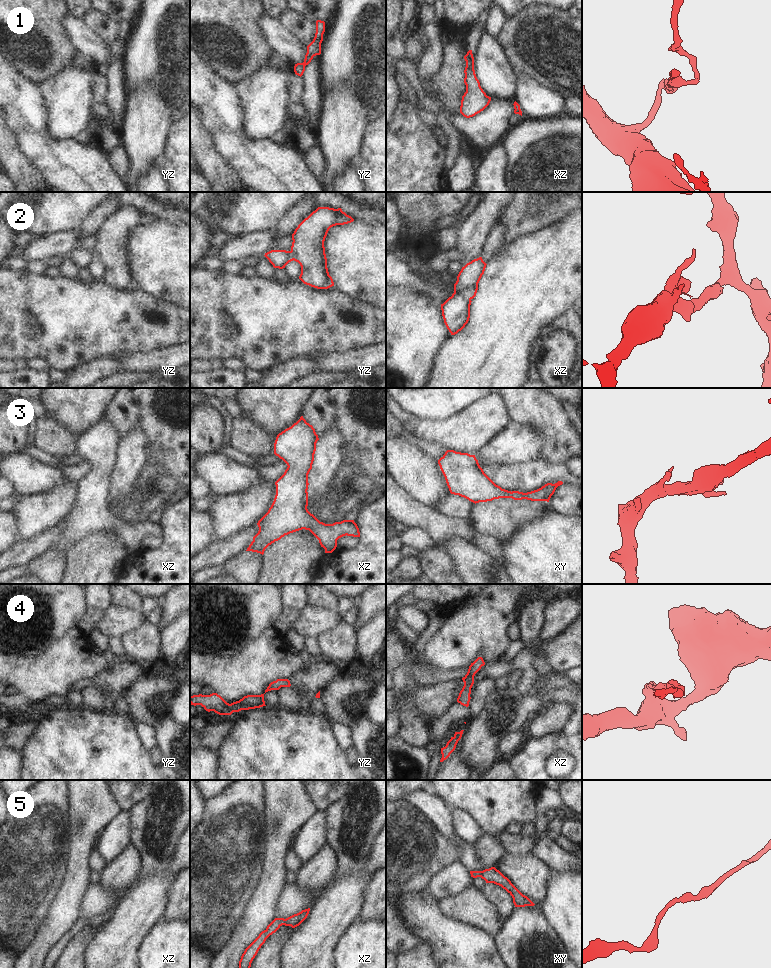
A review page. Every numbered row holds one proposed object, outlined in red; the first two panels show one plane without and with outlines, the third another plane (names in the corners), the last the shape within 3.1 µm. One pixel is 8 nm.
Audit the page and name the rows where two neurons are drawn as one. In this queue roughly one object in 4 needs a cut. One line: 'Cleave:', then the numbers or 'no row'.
Cleave: 2.

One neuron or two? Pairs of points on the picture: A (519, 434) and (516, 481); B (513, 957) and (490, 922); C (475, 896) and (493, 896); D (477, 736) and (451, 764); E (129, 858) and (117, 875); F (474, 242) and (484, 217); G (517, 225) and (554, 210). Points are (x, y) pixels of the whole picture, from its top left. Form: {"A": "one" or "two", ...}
{"A": "two", "B": "two", "C": "two", "D": "two", "E": "one", "F": "one", "G": "one"}

